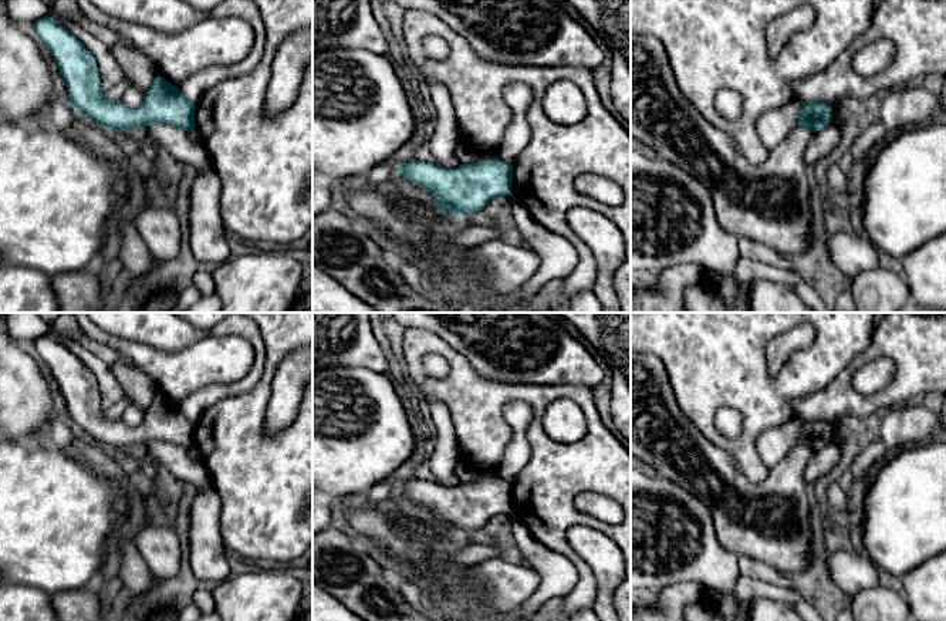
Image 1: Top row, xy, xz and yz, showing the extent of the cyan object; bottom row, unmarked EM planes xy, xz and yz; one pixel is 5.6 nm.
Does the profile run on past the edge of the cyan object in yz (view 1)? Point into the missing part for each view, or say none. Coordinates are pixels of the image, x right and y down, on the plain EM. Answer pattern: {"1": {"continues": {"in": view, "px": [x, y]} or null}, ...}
{"1": {"continues": {"in": "yz", "px": [769, 520]}}}

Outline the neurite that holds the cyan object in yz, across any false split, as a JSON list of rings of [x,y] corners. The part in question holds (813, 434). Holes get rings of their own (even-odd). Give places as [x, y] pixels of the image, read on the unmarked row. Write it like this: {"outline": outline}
{"outline": [[[631,351],[631,455],[649,465],[656,476],[695,495],[710,510],[720,544],[737,557],[747,556],[787,573],[811,564],[804,465],[807,452],[821,449],[831,438],[832,423],[804,419],[798,443],[764,480],[751,483],[733,456],[706,439],[682,412],[660,358]]]}

